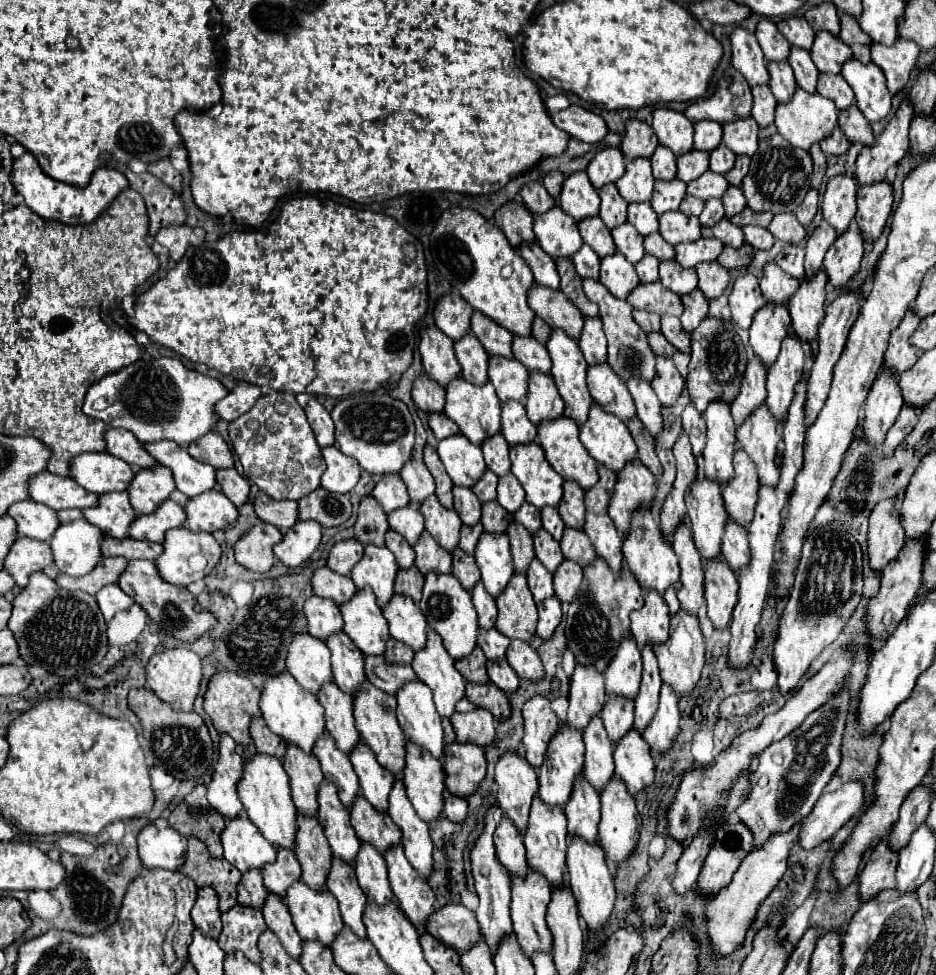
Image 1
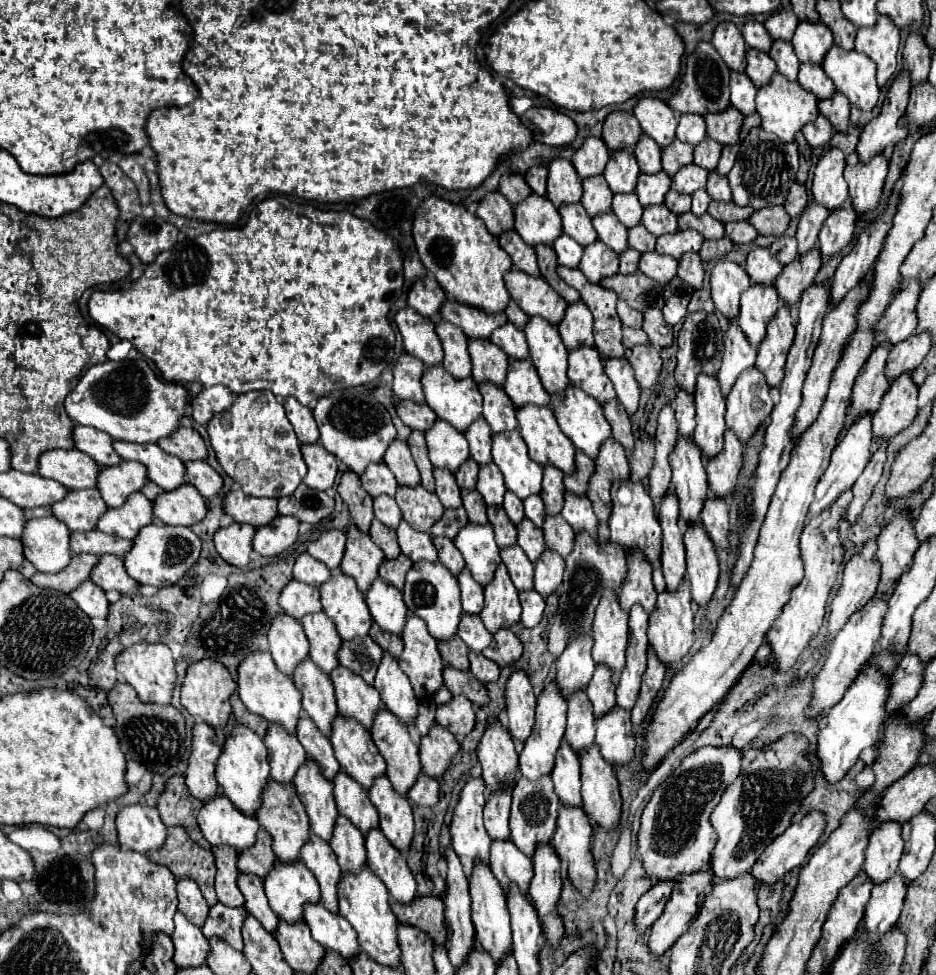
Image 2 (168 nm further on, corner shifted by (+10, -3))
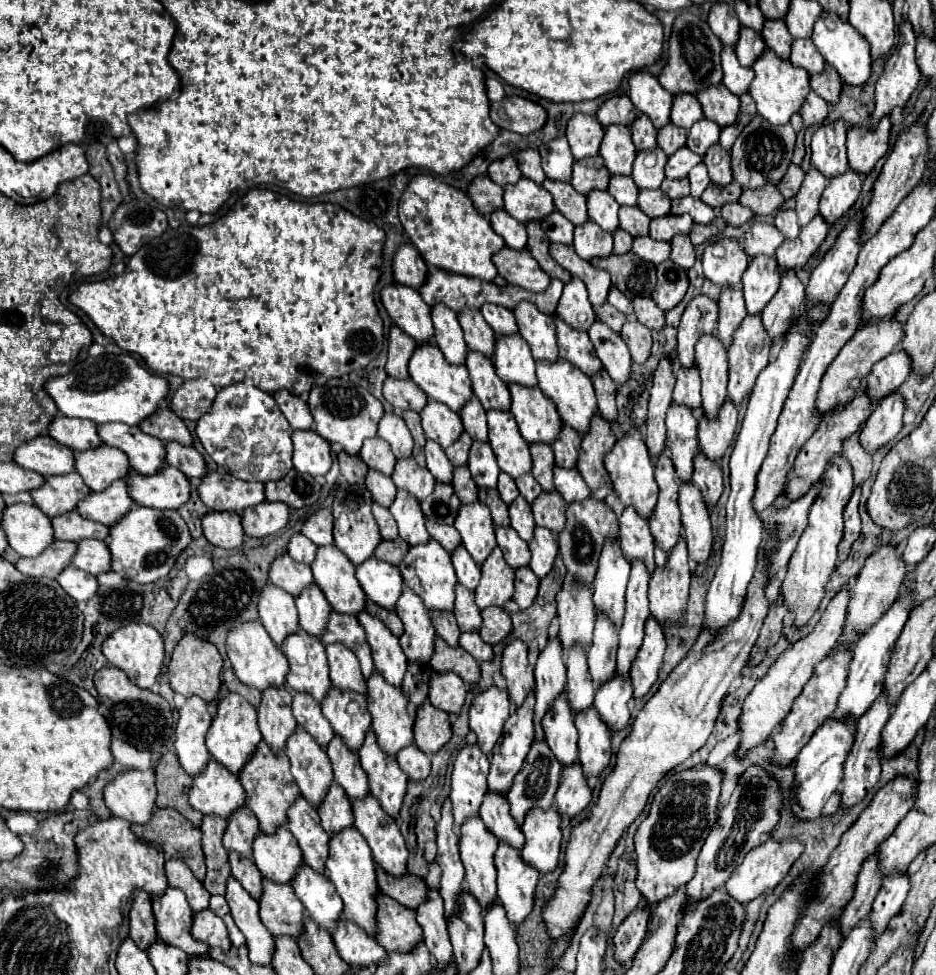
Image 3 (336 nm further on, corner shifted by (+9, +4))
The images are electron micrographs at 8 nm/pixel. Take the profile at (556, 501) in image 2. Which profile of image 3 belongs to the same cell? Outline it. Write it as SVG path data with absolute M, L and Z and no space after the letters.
M531 445L531 457L533 457L533 477L543 487L553 491L553 467L555 457L551 453L549 445Z

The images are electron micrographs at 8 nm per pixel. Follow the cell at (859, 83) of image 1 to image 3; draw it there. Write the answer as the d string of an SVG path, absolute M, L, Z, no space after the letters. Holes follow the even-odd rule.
M825 13L825 17L821 17L815 23L813 43L815 43L817 51L823 55L823 59L833 69L837 69L837 73L841 75L841 79L847 85L865 85L867 79L871 77L871 49L869 49L869 43L859 33L855 33L855 29L849 23L839 21L839 17L835 17L833 13ZM825 19L831 19L835 23L835 29L829 29L825 25Z

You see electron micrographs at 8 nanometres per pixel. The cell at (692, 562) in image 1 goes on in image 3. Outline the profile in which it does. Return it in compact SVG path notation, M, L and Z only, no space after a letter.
M661 455L655 463L655 481L659 485L659 501L649 525L657 547L669 555L681 537L681 515L677 507L679 481L675 481L675 469L667 455Z

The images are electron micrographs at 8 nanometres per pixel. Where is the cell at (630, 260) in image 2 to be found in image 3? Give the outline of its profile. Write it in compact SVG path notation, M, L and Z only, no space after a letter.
M617 229L617 231L613 233L613 237L615 237L615 247L613 247L613 253L615 253L615 255L625 255L625 253L631 251L633 237L631 237L627 231Z

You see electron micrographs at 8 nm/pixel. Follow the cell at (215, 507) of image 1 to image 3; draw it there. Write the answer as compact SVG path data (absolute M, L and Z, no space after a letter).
M165 467L157 475L129 475L131 497L151 509L179 509L191 497L191 483L179 469Z

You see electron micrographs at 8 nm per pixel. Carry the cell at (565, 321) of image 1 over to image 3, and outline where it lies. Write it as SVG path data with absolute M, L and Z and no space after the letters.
M503 247L499 253L495 253L493 263L499 275L511 285L519 285L533 293L543 293L551 285L551 277L537 265L537 261L527 251L515 253L513 249Z

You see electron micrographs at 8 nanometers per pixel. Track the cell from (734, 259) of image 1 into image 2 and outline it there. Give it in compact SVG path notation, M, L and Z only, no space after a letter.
M724 236L720 240L704 240L704 244L702 244L698 254L706 262L708 260L720 260L720 258L724 258L732 250L732 246L734 246L734 242L728 236Z

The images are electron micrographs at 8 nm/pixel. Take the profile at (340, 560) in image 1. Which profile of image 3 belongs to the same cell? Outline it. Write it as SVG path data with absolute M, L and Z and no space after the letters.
M319 509L305 521L301 533L317 547L333 545L333 513L329 509Z

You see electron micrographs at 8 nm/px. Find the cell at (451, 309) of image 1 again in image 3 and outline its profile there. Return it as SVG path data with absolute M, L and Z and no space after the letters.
M403 245L397 251L393 259L393 271L397 283L413 289L419 289L419 285L423 285L429 275L427 263L423 261L423 257L419 257L419 251L413 245Z

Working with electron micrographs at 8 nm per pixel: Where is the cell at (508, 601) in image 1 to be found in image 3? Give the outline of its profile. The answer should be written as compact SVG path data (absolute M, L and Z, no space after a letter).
M499 547L481 565L481 581L475 591L475 603L479 609L505 607L513 599L515 591L515 571L505 563Z

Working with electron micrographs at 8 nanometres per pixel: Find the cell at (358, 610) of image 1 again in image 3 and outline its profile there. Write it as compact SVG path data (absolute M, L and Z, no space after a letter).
M335 545L319 547L311 569L315 583L337 613L357 615L365 609L367 597L355 577L355 565Z

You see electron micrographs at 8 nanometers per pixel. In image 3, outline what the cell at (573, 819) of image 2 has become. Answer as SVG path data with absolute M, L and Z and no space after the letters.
M575 763L571 769L563 769L561 785L555 793L555 807L561 817L575 819L589 807L589 803L591 789L583 777L583 771L579 769L579 763Z

